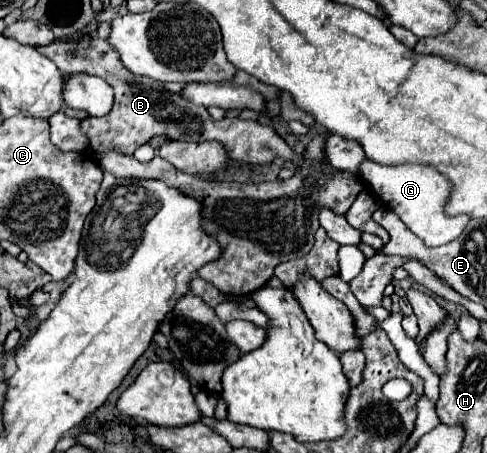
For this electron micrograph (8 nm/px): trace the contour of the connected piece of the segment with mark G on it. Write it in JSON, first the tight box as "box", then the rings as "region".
{"box":[359,160,469,246],"region":[[[365,160],[359,168],[359,174],[377,194],[377,198],[385,200],[383,204],[389,206],[427,246],[441,246],[459,238],[469,222],[469,216],[445,216],[443,204],[449,196],[449,182],[445,180],[445,176],[439,176],[439,172],[431,166],[383,166],[373,160]]]}

